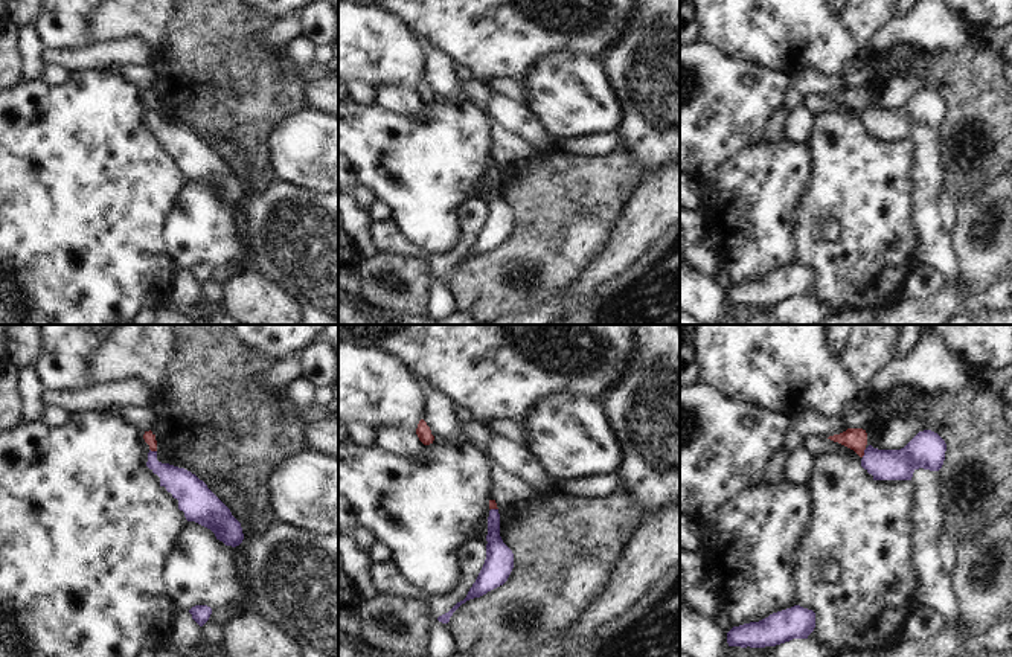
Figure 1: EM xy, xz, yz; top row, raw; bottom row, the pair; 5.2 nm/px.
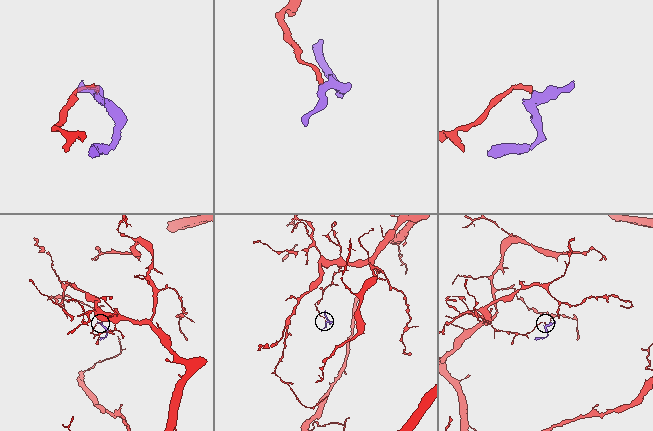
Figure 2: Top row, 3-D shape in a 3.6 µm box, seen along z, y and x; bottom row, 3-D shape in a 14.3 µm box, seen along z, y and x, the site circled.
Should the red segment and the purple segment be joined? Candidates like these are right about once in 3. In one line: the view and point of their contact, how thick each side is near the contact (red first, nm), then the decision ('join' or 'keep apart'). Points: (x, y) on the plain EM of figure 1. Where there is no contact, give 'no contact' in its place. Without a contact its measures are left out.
yz (863, 112) | 120/160 nm | keep apart

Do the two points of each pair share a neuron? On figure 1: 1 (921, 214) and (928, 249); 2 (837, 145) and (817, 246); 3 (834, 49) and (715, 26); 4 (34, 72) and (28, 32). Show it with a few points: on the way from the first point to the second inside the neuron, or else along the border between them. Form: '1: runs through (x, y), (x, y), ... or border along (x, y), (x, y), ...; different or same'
1: runs through (927, 223), (928, 240); same
2: runs through (837, 169), (837, 185), (813, 209), (813, 221); same
3: runs through (805, 31), (794, 26), (744, 26); same
4: runs through (32, 63), (28, 41); same

